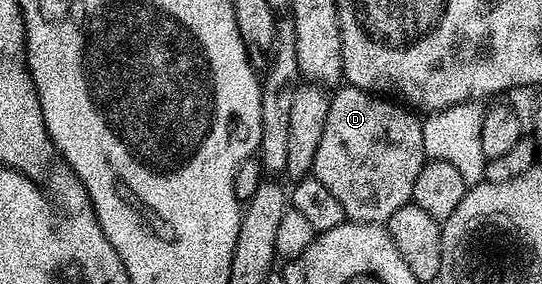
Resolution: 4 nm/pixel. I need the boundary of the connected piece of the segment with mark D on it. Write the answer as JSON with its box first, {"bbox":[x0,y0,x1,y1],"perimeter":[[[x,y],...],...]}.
{"bbox":[311,84,425,224],"perimeter":[[[350,84],[340,85],[330,99],[329,112],[325,116],[325,132],[321,132],[321,144],[317,144],[311,174],[321,180],[321,184],[333,192],[333,196],[337,196],[344,215],[350,221],[385,224],[389,216],[397,212],[397,208],[411,202],[417,172],[421,172],[425,161],[420,115],[390,97],[373,94]]]}

